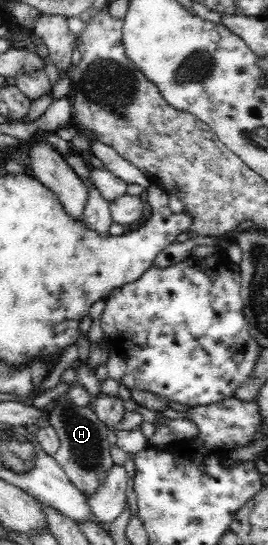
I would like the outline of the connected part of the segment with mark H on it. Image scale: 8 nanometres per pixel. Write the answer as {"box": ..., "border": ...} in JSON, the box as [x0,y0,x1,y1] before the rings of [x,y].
{"box":[44,393,112,493],"border":[[[66,393],[52,399],[52,409],[44,409],[48,423],[54,428],[60,447],[53,455],[58,465],[64,470],[68,479],[83,493],[94,493],[100,485],[100,479],[106,477],[112,467],[110,456],[111,444],[108,442],[108,427],[98,419],[98,416],[88,407],[75,405],[68,400]]]}

